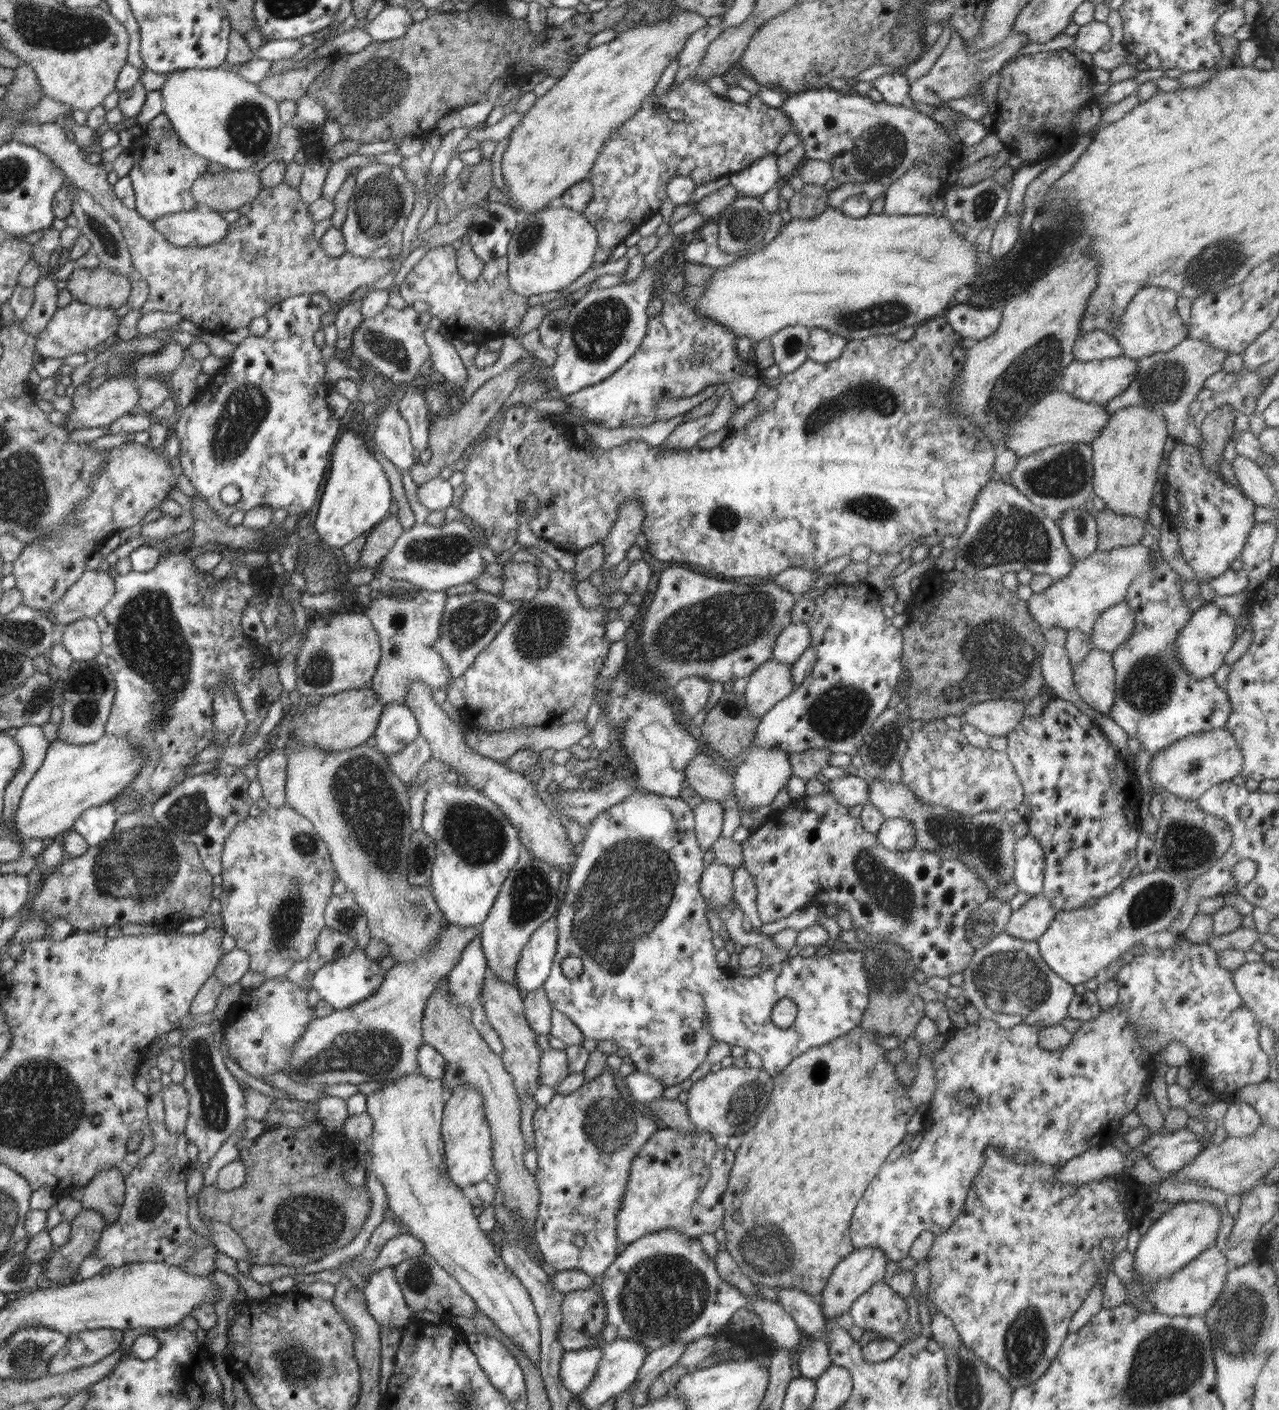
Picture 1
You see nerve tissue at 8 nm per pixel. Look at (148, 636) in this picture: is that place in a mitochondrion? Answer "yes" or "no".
yes

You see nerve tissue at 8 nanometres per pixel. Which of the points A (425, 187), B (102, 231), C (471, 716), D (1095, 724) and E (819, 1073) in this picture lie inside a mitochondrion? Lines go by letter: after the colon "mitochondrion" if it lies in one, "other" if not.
A: mitochondrion
B: mitochondrion
C: other
D: other
E: other

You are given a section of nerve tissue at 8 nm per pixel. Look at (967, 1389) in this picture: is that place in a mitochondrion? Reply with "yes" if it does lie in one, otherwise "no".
yes

